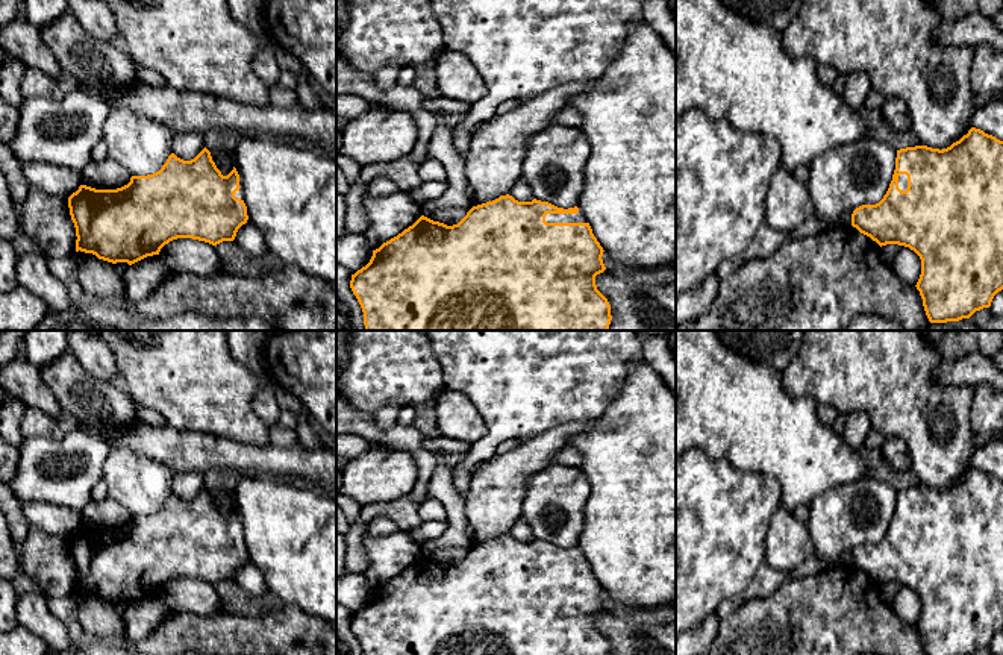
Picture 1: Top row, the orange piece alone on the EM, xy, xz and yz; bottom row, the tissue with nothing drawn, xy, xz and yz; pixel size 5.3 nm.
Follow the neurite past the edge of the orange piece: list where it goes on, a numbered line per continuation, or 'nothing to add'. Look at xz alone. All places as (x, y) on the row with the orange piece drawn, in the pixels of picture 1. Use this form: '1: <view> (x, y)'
1: xz (579, 217)

